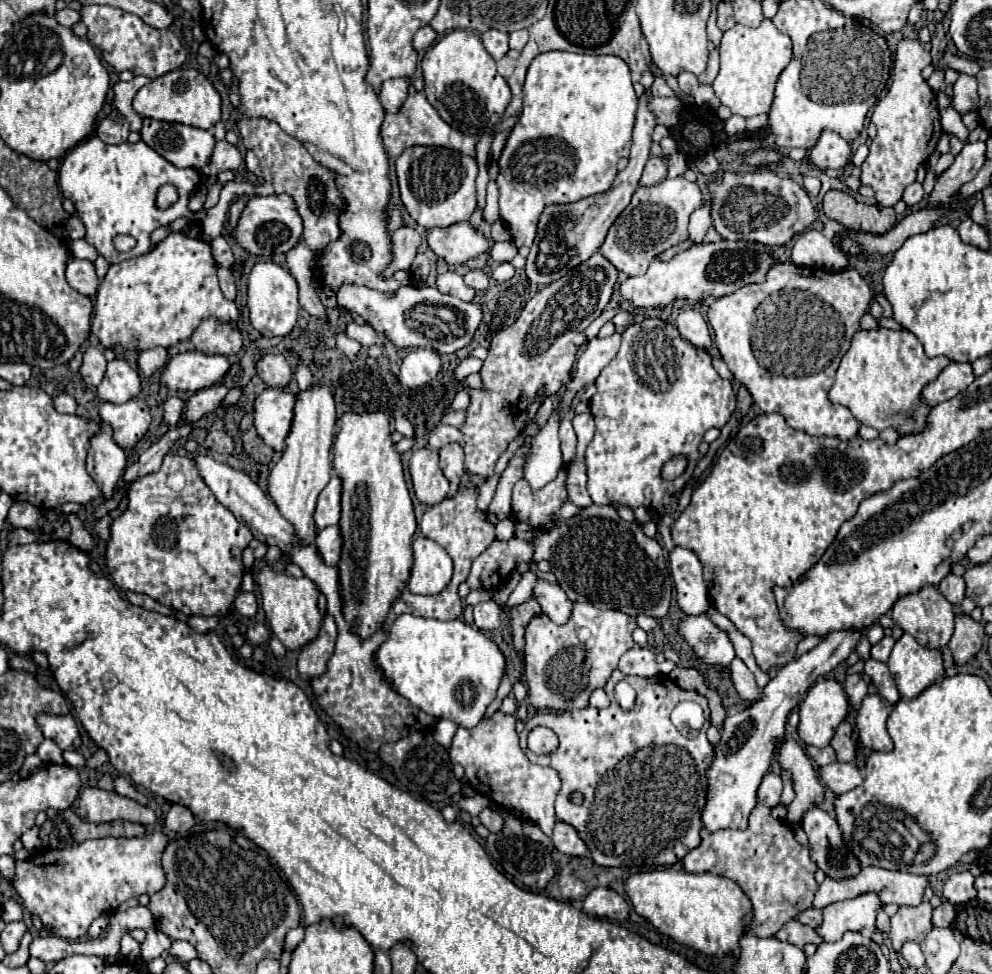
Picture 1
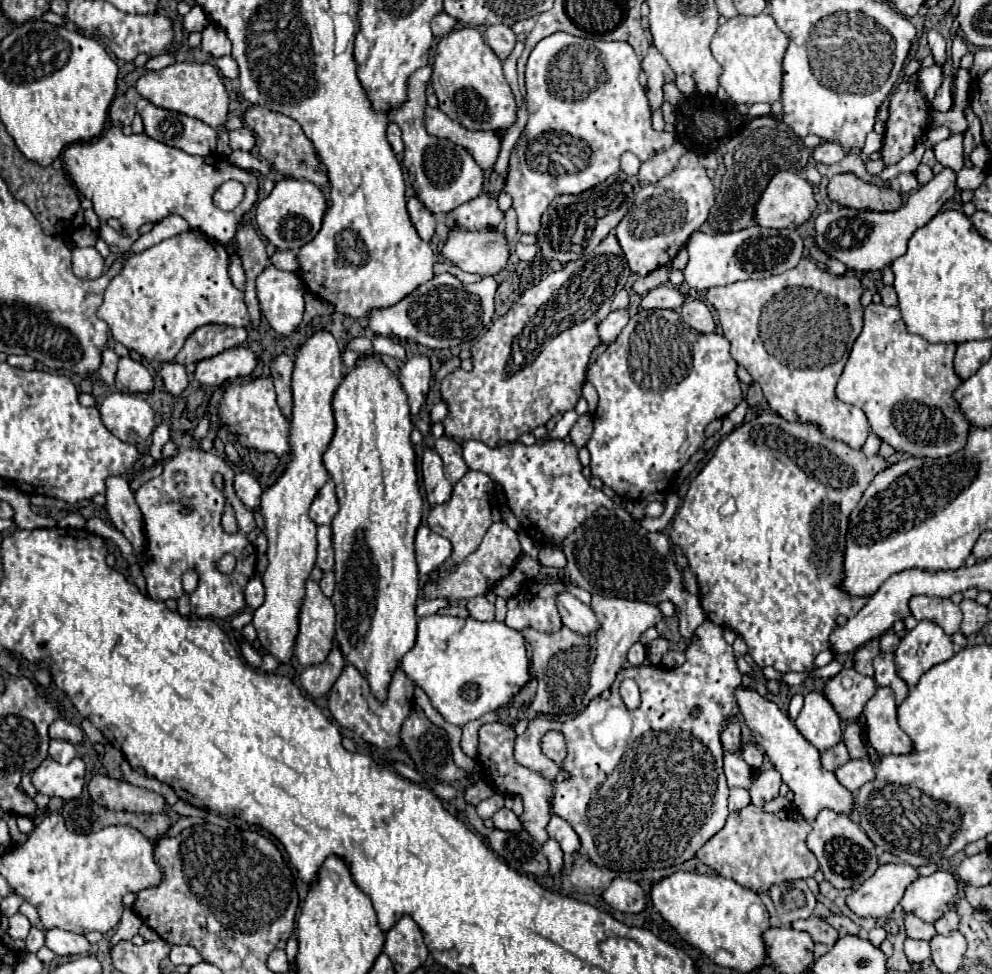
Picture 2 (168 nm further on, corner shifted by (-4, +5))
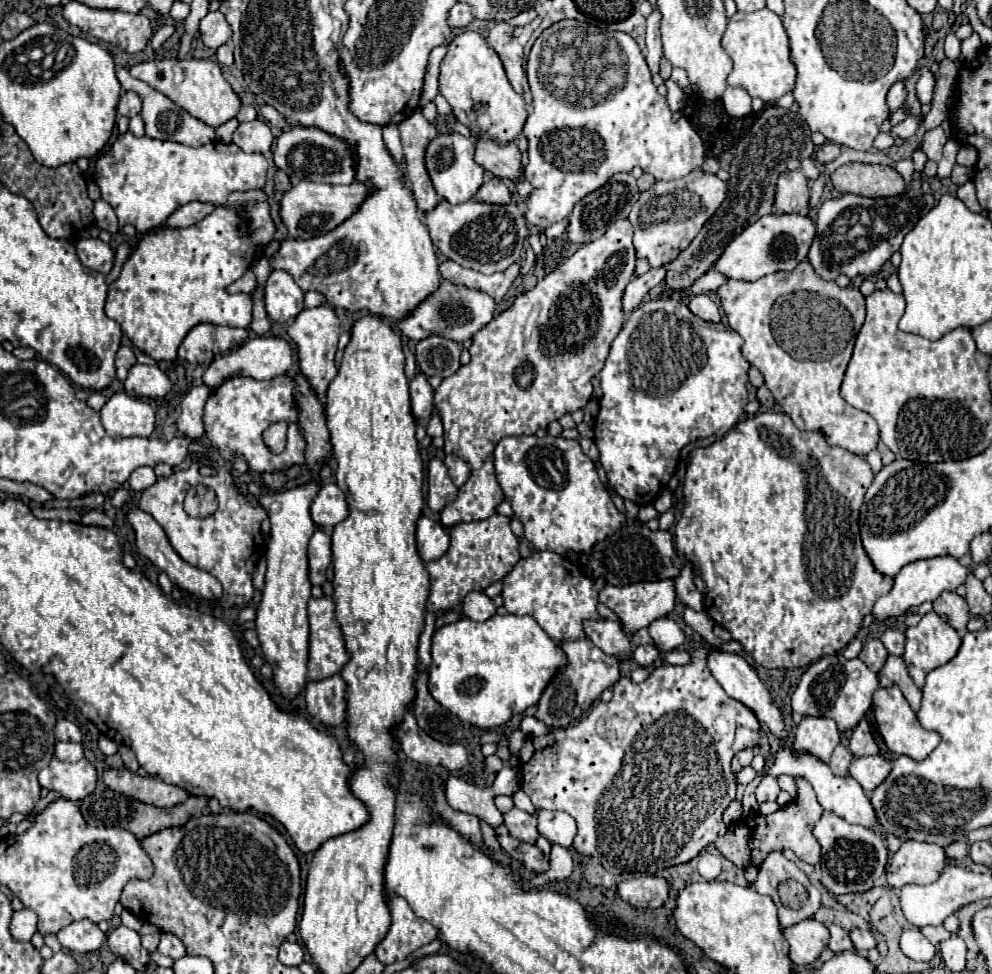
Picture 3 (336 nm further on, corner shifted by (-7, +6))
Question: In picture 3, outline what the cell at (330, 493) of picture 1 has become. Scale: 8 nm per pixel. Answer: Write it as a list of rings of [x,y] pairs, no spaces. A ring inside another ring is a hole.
[[[327,481],[317,497],[311,503],[311,517],[315,521],[315,525],[331,529],[335,527],[339,521],[343,521],[347,517],[347,501],[345,501],[345,493],[333,483]]]

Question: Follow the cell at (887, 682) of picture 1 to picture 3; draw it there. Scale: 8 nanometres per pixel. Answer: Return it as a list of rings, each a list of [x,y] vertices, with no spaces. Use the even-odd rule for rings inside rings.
[[[889,655],[883,669],[877,673],[879,675],[879,683],[881,687],[891,687],[891,685],[897,685],[905,699],[909,701],[909,705],[917,711],[919,709],[919,703],[921,703],[921,691],[917,689],[917,685],[913,683],[913,679],[909,677],[907,669],[905,669],[905,663],[901,657],[895,657],[895,655]]]

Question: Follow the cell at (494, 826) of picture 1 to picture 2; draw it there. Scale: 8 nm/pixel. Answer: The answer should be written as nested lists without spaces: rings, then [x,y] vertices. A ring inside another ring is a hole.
[[[508,808],[498,810],[498,812],[492,816],[492,820],[494,820],[494,826],[496,826],[498,830],[518,832],[518,830],[522,830],[522,828],[524,828],[524,826],[522,826],[522,822],[520,822],[520,818],[518,818],[512,810],[508,810]]]

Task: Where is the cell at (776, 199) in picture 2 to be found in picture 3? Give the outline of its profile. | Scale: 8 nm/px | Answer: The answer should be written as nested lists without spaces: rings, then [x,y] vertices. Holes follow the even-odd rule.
[[[799,171],[781,173],[777,181],[777,193],[773,211],[775,213],[799,213],[809,205],[809,185],[807,177]]]

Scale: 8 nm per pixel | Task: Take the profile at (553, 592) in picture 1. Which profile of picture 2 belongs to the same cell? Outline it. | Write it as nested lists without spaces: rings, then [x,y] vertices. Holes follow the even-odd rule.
[[[570,592],[560,594],[558,598],[558,610],[562,616],[562,622],[566,628],[574,630],[580,636],[592,636],[598,630],[598,618],[592,612],[590,606],[582,604],[576,596],[572,596]]]

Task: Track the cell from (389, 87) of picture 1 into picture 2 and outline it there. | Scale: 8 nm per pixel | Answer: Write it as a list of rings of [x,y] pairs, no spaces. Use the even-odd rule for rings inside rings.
[[[432,66],[418,68],[410,80],[408,80],[408,100],[398,106],[396,110],[388,112],[388,120],[396,122],[402,130],[402,138],[406,144],[404,150],[404,166],[408,168],[410,182],[414,184],[416,194],[428,206],[434,214],[438,212],[450,212],[456,206],[476,198],[482,192],[484,174],[476,162],[472,162],[472,156],[458,144],[430,136],[424,128],[424,110],[426,110],[426,86],[432,76]]]

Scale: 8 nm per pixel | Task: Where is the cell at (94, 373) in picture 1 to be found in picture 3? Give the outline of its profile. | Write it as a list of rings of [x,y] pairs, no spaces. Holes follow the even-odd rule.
[[[123,345],[123,347],[117,351],[115,369],[117,369],[117,379],[119,379],[119,381],[125,381],[127,371],[129,371],[129,367],[131,367],[135,361],[137,361],[137,359],[135,359],[135,353],[133,353],[129,347]]]

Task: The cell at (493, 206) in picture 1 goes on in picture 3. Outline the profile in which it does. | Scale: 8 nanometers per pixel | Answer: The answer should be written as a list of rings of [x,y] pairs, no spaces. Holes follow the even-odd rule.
[[[495,23],[487,35],[487,43],[501,57],[509,83],[515,89],[515,93],[523,95],[523,79],[525,79],[523,47],[513,37],[513,27],[509,23]]]

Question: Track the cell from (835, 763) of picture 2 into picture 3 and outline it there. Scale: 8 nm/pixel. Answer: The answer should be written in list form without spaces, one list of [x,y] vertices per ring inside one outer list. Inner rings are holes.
[[[837,745],[833,751],[833,757],[829,761],[829,767],[835,775],[847,775],[851,761],[853,761],[853,753],[845,745]]]

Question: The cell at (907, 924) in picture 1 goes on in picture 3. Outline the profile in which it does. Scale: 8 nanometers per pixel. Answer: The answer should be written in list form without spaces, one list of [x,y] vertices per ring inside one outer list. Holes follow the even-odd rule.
[[[937,925],[937,927],[923,927],[921,933],[923,933],[935,947],[937,947],[943,939],[949,939],[949,937],[951,937],[951,933],[947,933],[943,925]]]

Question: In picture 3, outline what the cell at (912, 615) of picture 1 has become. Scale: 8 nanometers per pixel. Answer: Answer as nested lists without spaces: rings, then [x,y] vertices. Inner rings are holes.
[[[945,591],[933,601],[933,611],[939,613],[941,617],[945,617],[953,629],[957,629],[959,633],[965,633],[965,625],[969,621],[969,611],[967,611],[967,603],[963,597],[959,597],[957,593]]]

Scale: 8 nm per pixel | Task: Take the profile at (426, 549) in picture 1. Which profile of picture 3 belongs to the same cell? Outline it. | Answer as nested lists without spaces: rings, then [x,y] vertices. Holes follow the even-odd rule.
[[[421,517],[417,523],[417,549],[421,559],[427,561],[437,561],[447,553],[449,537],[445,527],[439,521],[433,521],[429,517]]]

